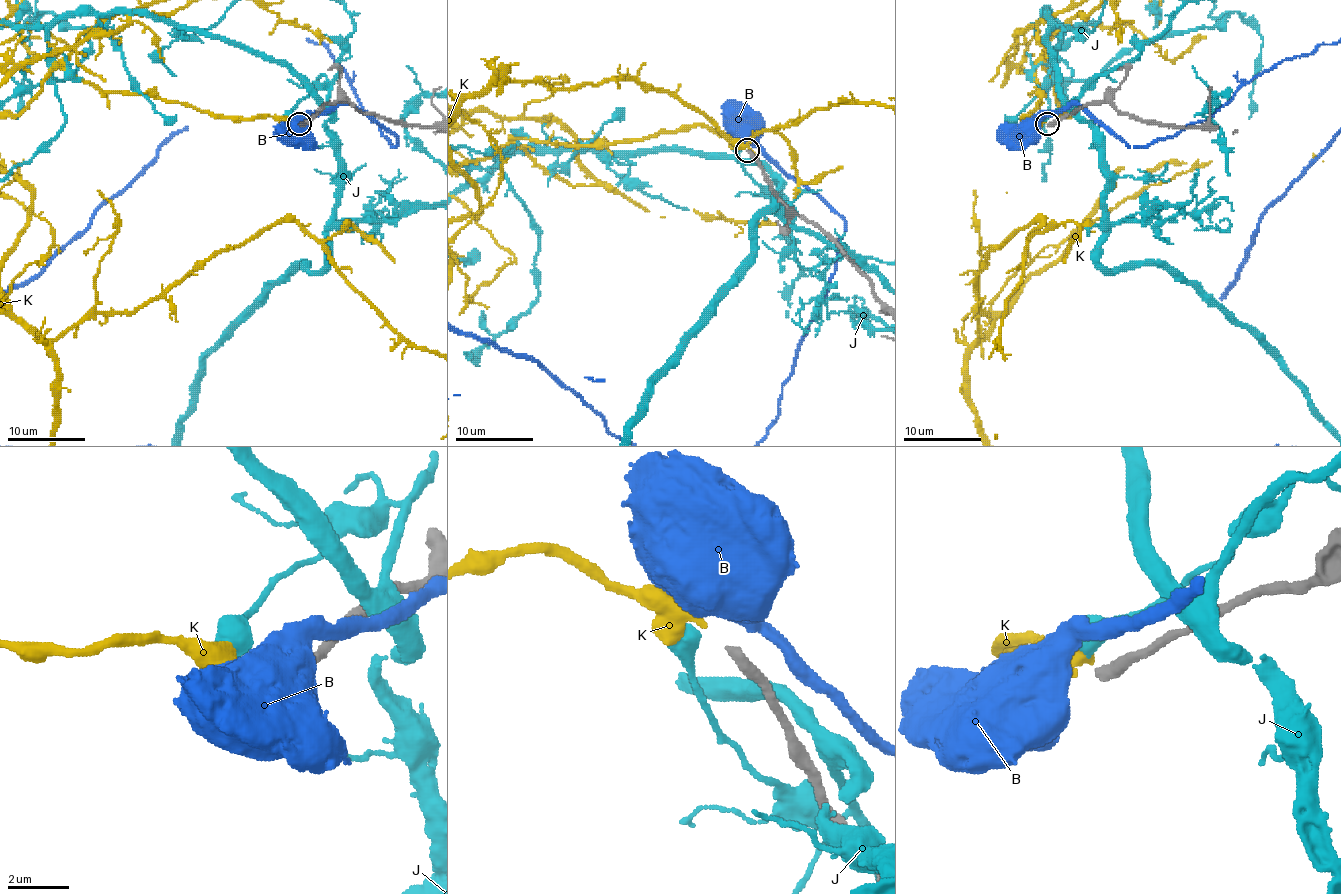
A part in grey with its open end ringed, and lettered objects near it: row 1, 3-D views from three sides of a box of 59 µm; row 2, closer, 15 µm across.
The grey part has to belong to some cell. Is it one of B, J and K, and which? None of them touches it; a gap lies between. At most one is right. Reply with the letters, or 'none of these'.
K

